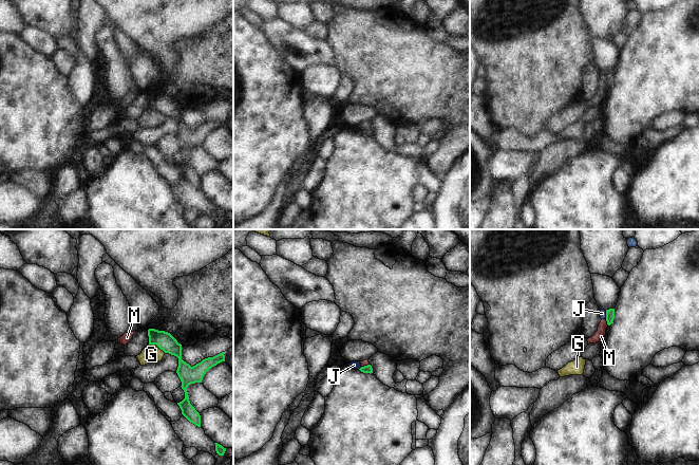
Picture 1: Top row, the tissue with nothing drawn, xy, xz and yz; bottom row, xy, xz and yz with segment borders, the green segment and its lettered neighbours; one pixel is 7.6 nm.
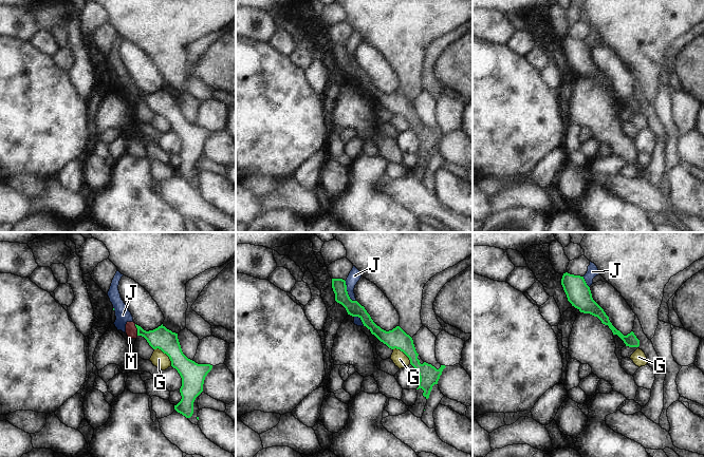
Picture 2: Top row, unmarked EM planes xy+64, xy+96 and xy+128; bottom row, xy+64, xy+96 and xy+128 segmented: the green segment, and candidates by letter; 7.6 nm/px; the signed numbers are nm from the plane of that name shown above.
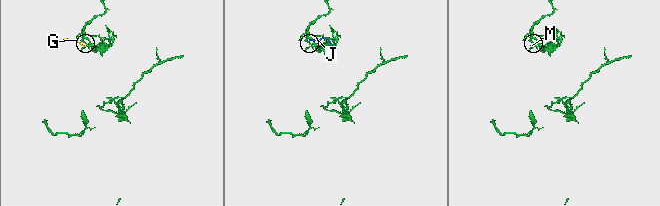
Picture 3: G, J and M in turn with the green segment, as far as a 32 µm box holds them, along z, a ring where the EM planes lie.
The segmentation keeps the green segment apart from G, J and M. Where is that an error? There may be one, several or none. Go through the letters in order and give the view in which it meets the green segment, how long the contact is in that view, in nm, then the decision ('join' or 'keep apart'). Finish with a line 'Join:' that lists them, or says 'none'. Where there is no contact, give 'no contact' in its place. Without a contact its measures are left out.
G: contact in xy; length 140 nm; keep apart
J: contact in xz; length 40 nm; keep apart
M: contact in yz; length 50 nm; keep apart
Join: none

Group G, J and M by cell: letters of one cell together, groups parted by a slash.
G / J M

